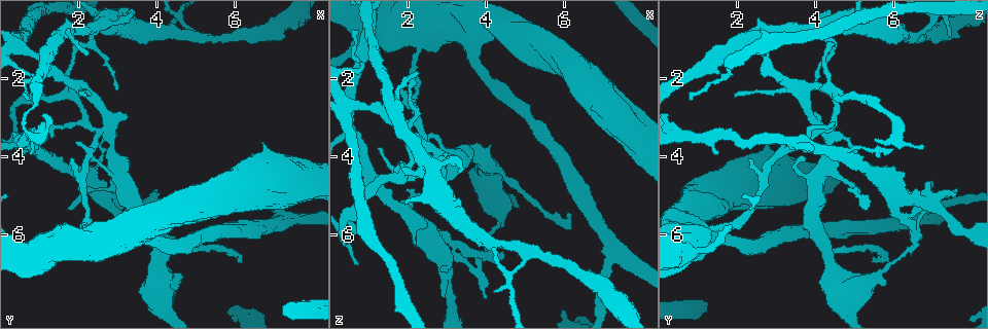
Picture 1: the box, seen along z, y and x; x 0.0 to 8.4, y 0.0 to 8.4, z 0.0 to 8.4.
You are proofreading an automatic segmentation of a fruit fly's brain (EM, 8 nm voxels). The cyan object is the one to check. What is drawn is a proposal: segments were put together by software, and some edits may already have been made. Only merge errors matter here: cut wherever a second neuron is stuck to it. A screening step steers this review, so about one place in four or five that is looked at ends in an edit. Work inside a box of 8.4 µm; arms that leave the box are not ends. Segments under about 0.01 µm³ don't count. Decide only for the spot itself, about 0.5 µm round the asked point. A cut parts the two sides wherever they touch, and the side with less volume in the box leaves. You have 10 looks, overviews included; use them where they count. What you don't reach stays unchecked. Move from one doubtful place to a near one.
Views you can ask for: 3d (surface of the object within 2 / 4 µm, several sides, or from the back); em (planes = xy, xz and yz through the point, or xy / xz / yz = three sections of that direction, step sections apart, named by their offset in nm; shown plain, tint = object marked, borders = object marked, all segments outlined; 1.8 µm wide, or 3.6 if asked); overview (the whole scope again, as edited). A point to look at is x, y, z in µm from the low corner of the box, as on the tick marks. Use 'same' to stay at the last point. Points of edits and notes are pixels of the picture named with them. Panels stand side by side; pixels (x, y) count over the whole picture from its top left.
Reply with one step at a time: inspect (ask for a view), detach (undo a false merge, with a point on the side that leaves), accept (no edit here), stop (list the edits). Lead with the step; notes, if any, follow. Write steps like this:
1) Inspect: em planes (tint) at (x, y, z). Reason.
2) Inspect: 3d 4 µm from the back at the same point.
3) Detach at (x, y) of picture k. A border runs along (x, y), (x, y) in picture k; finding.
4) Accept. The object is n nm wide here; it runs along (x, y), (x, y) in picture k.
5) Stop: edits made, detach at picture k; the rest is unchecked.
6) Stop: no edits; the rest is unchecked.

Inspect: em planes (tint) at (5.10, 0.95, 6.40). Side arm on a straight run.

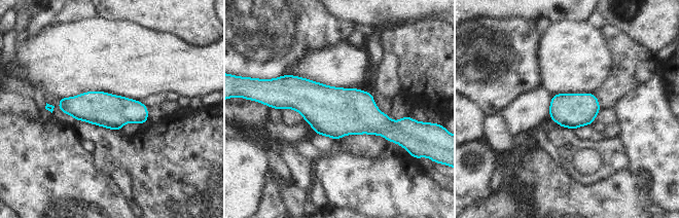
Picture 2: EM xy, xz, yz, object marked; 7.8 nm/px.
Accept. Continuous, no second neuron.

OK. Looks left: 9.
Inspect: em xy step 8 (tint) at (3.80, 5.90, 6.50). Three-way junction.

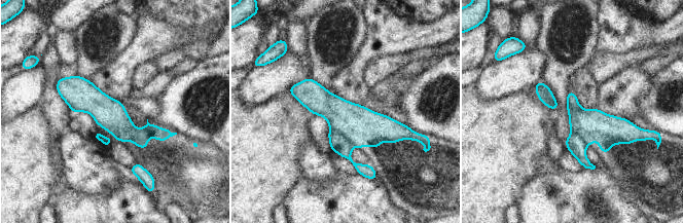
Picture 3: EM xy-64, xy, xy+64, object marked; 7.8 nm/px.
Inspect: em planes (tint) at the same point.

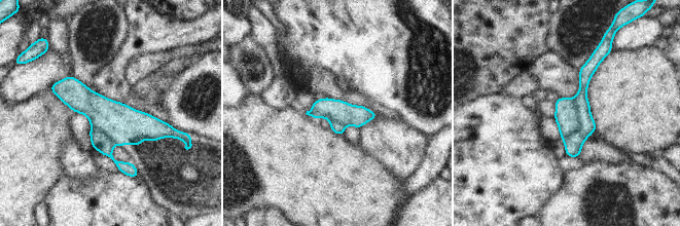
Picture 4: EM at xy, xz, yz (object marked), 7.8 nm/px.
Detach at (567, 117) of picture 4. The part that leaves runs along (54, 87), (122, 124), (167, 127) in picture 4; two neurons meet here.

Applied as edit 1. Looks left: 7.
Inspect: em planes (borders) at (2.55, 3.30, 4.00). Sharp bend.

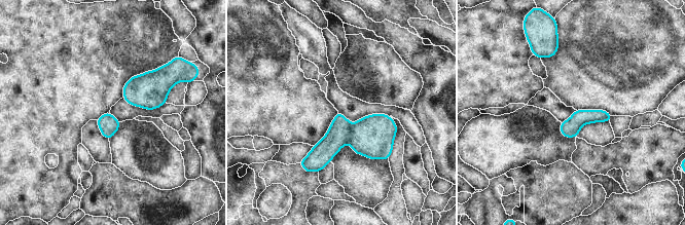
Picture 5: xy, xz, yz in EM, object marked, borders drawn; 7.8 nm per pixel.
Detach at (372, 137) of picture 5. The object is 140 nm wide here; a border runs along (352, 125), (349, 137) in picture 5; a second neuron is stuck on.

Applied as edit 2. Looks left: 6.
Stop: edits made, detach at picture 4, detach at picture 5; the rest is unchecked.

